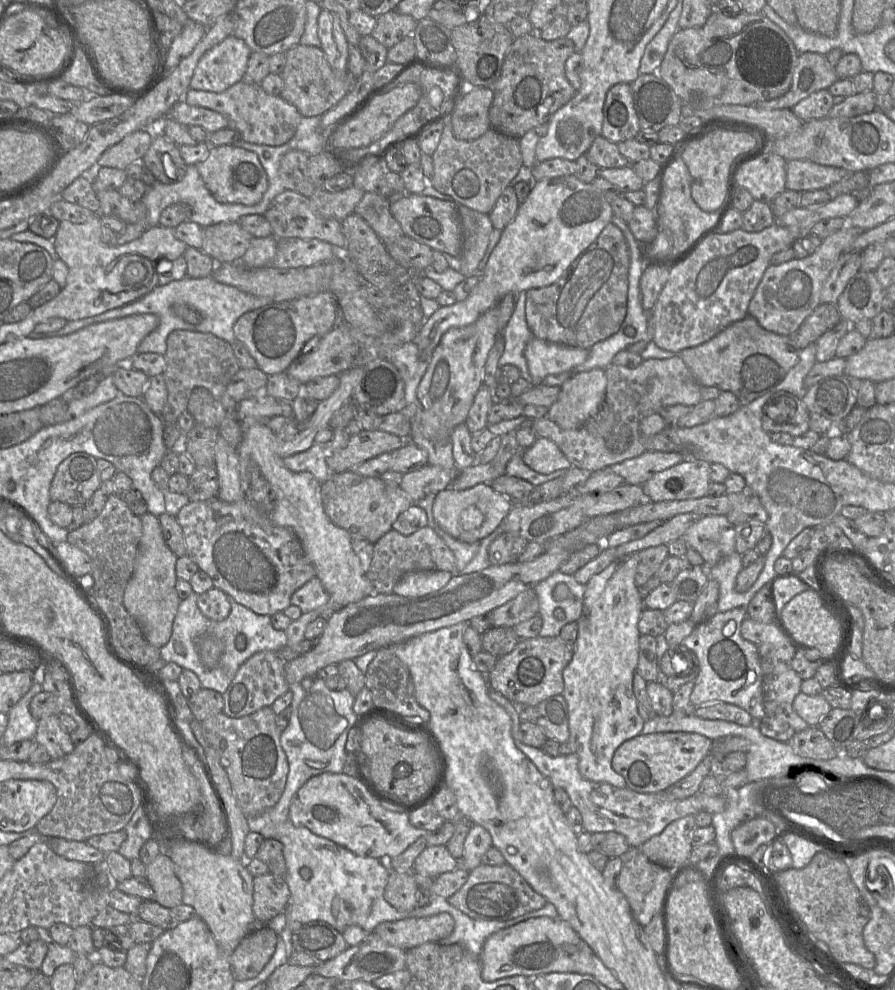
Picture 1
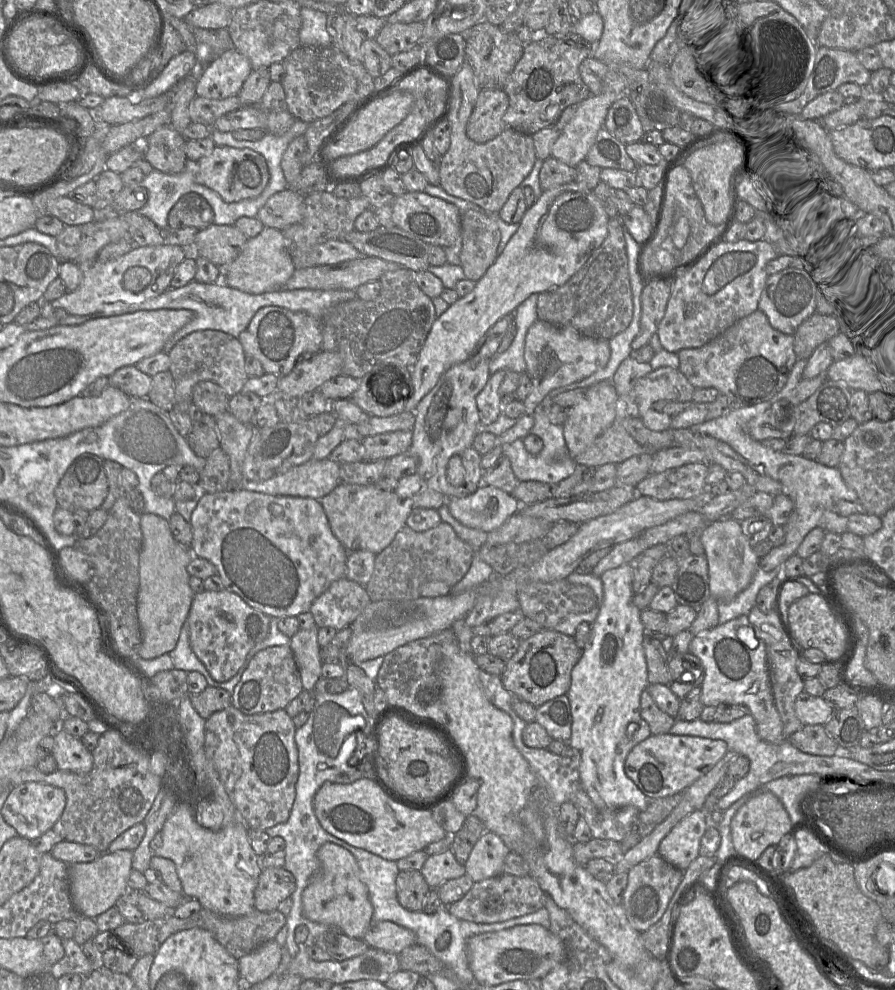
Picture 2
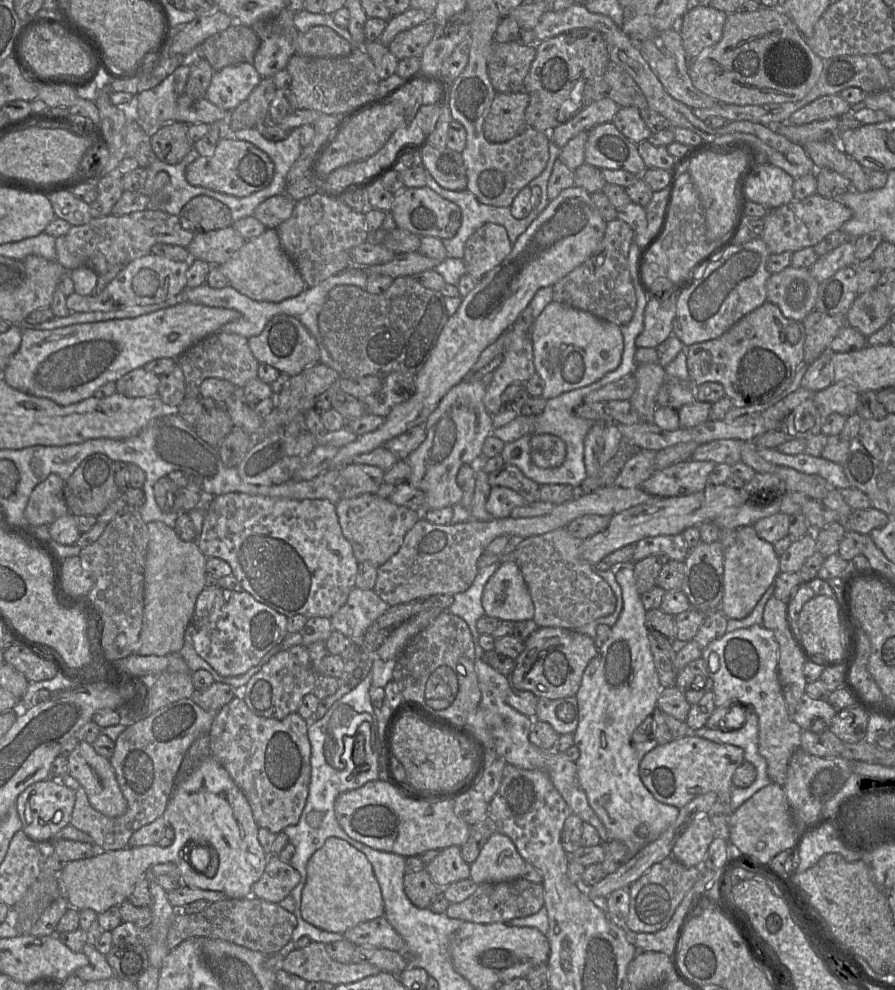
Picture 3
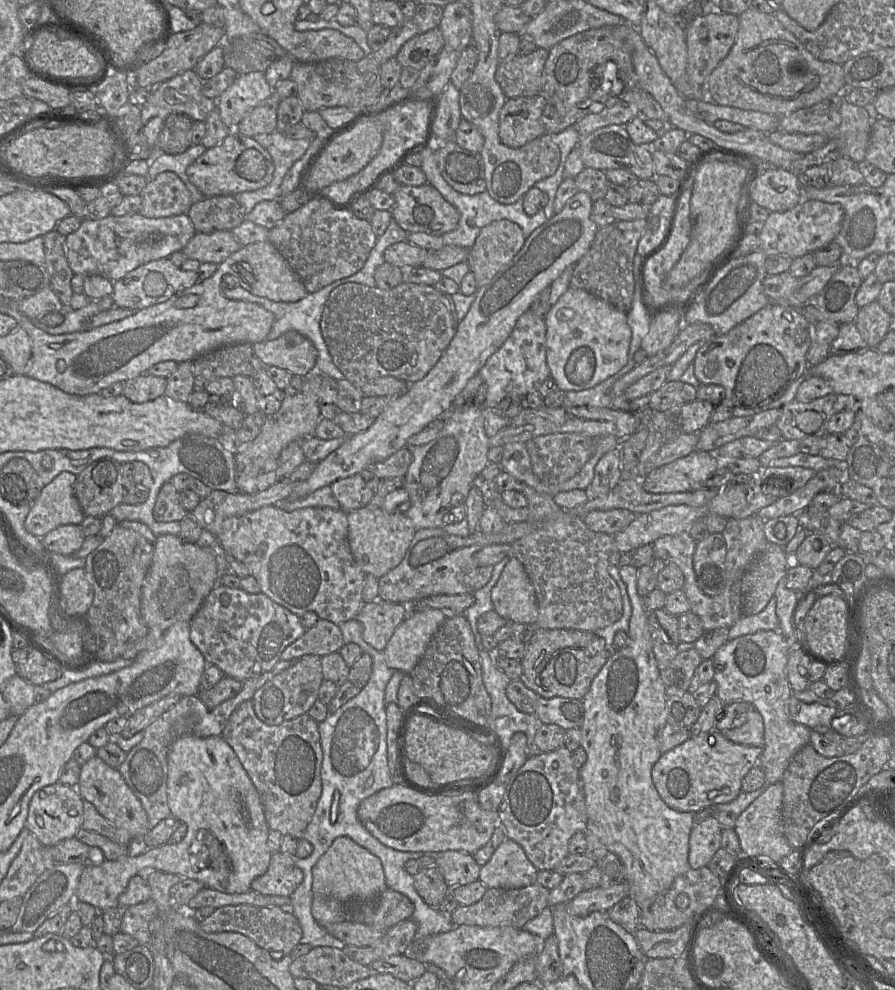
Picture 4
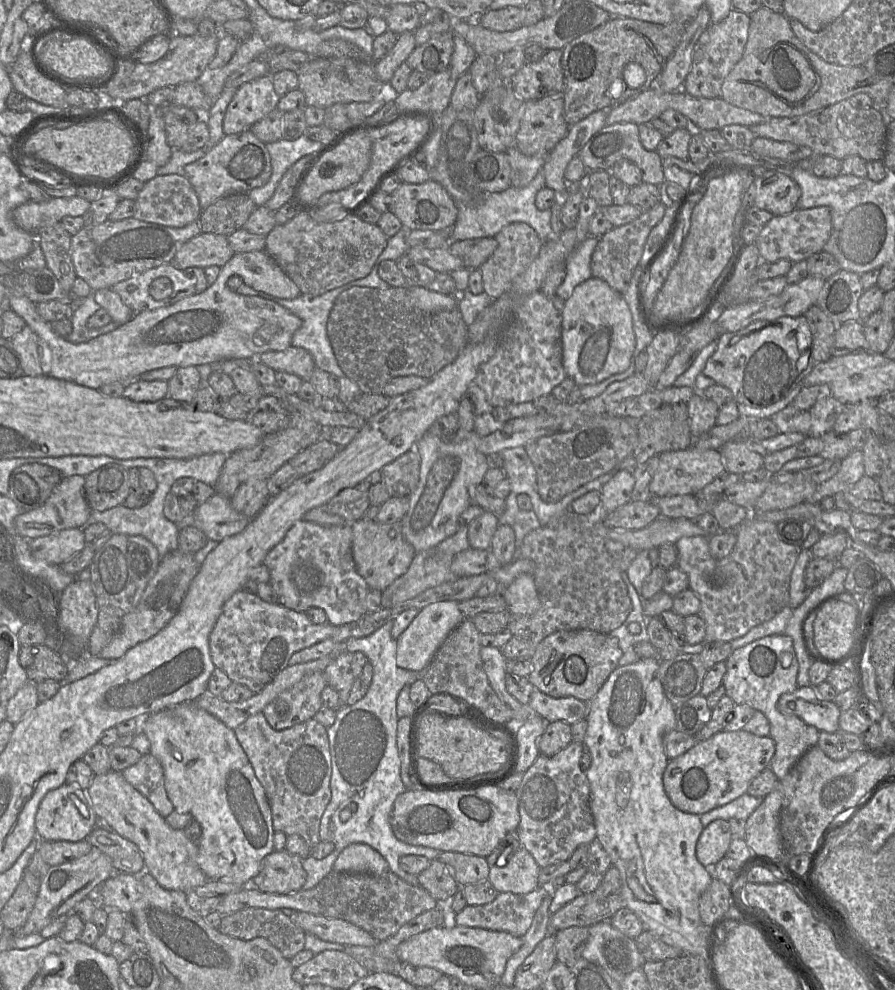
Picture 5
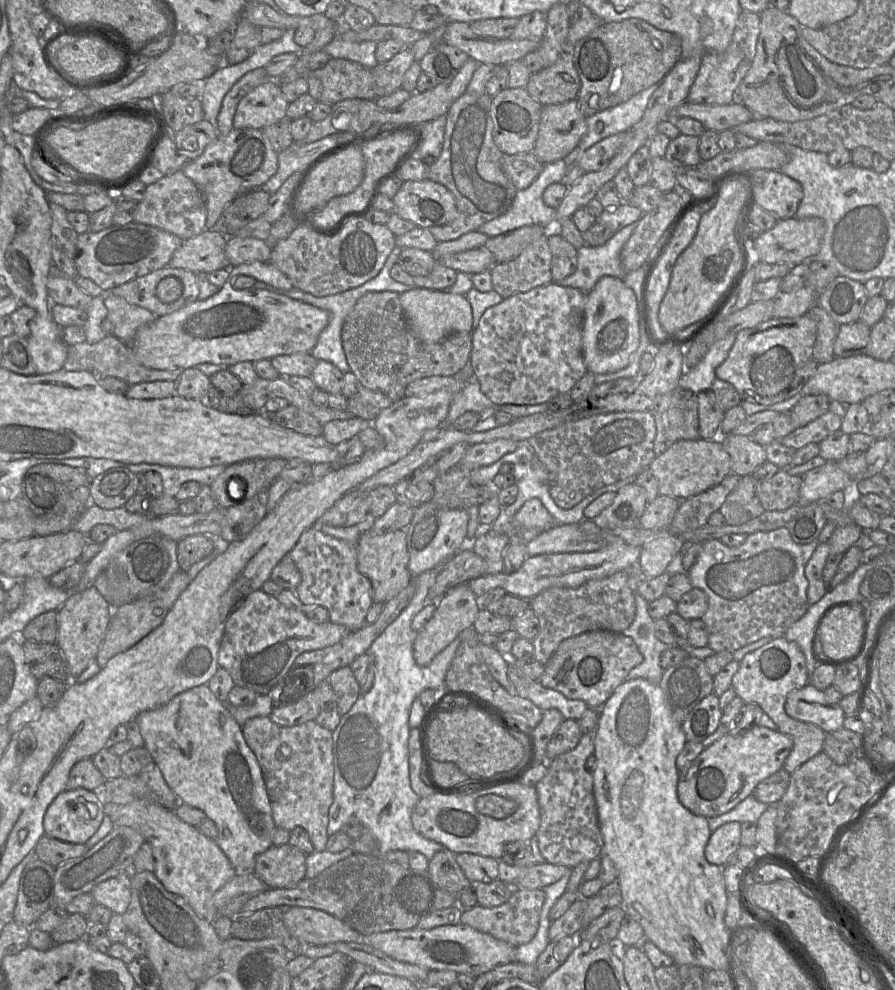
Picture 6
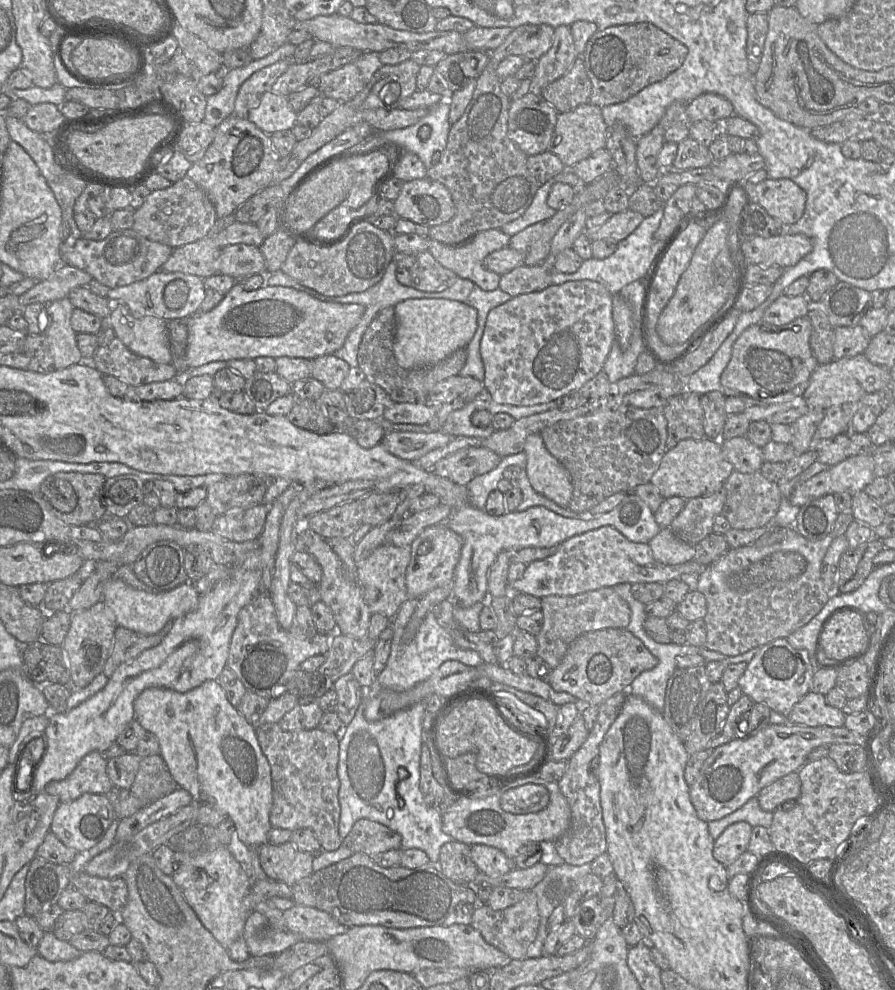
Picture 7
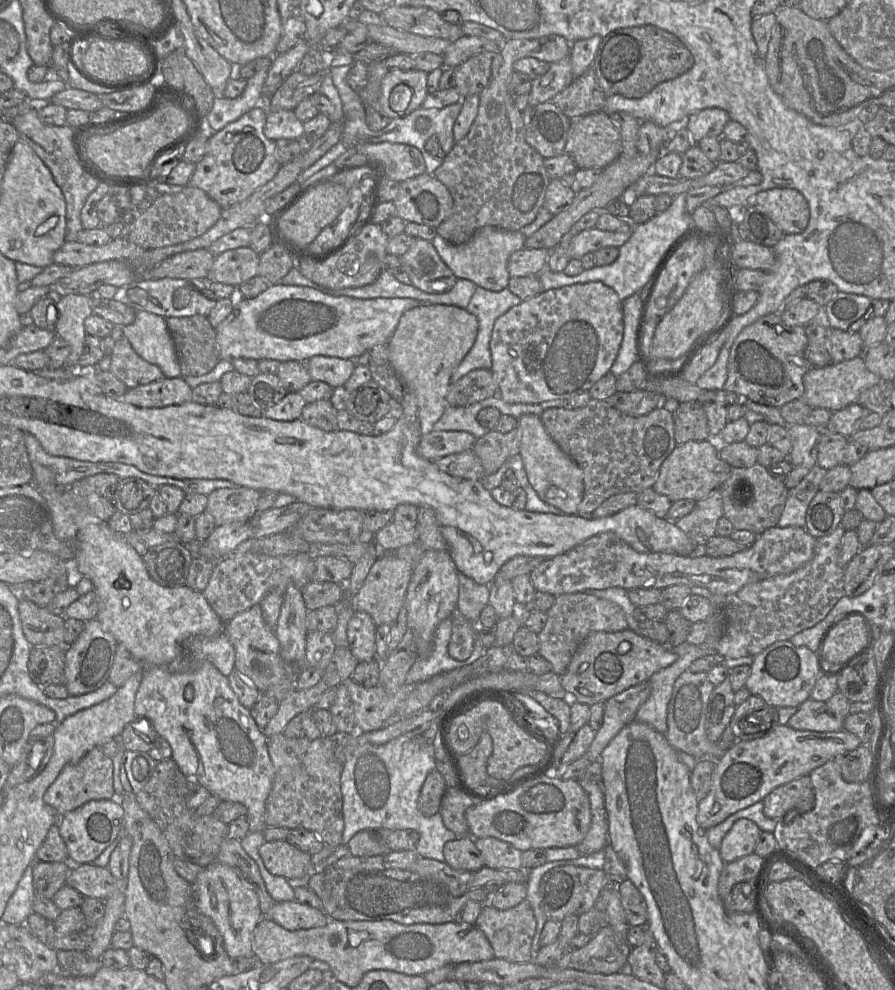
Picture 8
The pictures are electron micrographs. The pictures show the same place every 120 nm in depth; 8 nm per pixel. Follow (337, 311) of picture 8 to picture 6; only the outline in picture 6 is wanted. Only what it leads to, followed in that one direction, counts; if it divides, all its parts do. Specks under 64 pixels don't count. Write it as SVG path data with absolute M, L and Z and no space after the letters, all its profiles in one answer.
M253 261L231 266L226 282L217 293L204 300L198 299L171 314L157 317L137 330L130 346L141 364L150 369L185 370L203 363L231 366L238 362L254 363L279 355L310 353L329 322L328 311L264 289L236 290L233 284L238 275L253 277L279 289L293 288L286 275L271 262Z

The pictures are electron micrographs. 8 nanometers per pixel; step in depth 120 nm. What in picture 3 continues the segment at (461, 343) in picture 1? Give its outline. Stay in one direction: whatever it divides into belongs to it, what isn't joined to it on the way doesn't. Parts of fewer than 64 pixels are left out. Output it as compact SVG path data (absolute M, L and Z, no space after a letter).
M464 379L453 386L425 421L425 440L406 458L406 461L411 467L411 476L408 482L425 494L425 502L423 506L417 510L417 512L420 513L420 518L422 518L423 514L427 511L452 507L461 502L463 492L457 483L458 471L463 465L478 464L482 459L483 443L489 435L492 435L493 431L492 415L488 413L483 402L486 388L487 387L481 383L481 380L469 379Z

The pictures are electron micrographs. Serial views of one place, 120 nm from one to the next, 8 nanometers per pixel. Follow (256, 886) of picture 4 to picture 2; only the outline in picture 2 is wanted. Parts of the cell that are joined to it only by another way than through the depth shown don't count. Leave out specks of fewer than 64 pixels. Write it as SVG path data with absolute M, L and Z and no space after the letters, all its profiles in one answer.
M284 868L262 870L254 892L254 909L260 912L277 910L279 904L296 889L292 873Z

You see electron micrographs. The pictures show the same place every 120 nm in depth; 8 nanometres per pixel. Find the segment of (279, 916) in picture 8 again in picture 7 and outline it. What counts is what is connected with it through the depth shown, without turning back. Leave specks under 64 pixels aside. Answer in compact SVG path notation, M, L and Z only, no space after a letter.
M294 904L283 912L283 918L286 929L302 940L326 942L347 929L327 912L304 905Z

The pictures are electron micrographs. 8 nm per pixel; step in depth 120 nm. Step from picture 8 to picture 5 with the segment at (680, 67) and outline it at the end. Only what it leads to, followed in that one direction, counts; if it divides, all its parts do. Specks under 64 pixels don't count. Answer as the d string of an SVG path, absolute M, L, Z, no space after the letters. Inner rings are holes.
M612 17L606 23L569 42L562 49L561 59L564 75L564 92L562 97L564 99L564 118L567 124L572 126L593 112L611 109L642 91L655 88L665 63L675 52L690 22L695 19L696 17L692 20L655 24L633 18ZM630 63L641 65L645 72L645 81L636 89L626 87L622 80L623 68Z

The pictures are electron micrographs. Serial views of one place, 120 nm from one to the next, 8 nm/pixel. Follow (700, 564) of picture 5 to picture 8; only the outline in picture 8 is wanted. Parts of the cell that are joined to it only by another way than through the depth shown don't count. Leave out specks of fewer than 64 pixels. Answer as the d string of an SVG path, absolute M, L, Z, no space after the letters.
M838 526L830 535L816 539L811 560L796 571L748 583L735 593L712 595L713 609L721 609L727 617L727 630L718 643L717 654L724 658L740 658L759 654L775 642L789 640L795 634L813 627L824 619L840 598L845 596L844 567L838 564L845 530Z

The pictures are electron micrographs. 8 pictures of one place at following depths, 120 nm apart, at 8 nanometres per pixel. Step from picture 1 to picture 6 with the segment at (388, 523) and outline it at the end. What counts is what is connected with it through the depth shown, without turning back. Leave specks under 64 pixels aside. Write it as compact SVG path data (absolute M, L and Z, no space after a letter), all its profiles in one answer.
M400 529L385 534L365 532L360 535L356 551L358 571L369 579L373 589L373 601L385 604L411 583L405 530Z

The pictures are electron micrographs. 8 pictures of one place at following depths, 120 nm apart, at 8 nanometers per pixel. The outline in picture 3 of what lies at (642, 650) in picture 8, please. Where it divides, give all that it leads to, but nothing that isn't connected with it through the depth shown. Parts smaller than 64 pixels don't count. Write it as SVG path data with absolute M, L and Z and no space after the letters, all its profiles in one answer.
M557 627L538 628L524 641L524 650L515 659L515 668L509 679L513 688L530 691L538 699L575 697L585 669L597 653L595 641L579 631Z

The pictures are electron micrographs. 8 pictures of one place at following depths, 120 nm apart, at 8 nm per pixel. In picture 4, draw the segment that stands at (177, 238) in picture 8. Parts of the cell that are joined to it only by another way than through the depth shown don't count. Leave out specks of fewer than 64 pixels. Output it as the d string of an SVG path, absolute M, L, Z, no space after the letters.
M162 172L148 180L141 194L139 214L146 218L164 218L185 214L193 204L190 191L174 172Z

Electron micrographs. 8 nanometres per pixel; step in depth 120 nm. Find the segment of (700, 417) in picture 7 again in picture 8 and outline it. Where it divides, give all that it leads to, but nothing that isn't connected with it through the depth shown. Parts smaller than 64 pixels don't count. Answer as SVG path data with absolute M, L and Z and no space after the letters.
M682 402L673 413L674 437L677 445L710 439L707 416L702 405L697 402Z

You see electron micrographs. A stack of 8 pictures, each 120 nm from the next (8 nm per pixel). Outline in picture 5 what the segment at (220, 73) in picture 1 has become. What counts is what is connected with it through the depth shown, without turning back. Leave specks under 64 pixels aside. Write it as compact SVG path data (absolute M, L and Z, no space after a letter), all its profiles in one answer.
M271 75L242 84L236 89L223 119L225 135L237 134L277 108L280 96L275 92Z

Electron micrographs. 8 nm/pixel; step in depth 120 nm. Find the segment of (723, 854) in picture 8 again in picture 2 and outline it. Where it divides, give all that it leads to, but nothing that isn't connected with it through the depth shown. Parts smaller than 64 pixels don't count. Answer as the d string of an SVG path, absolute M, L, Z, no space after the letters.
M697 810L682 819L661 841L657 854L685 871L699 856L700 841L707 829L705 812Z

